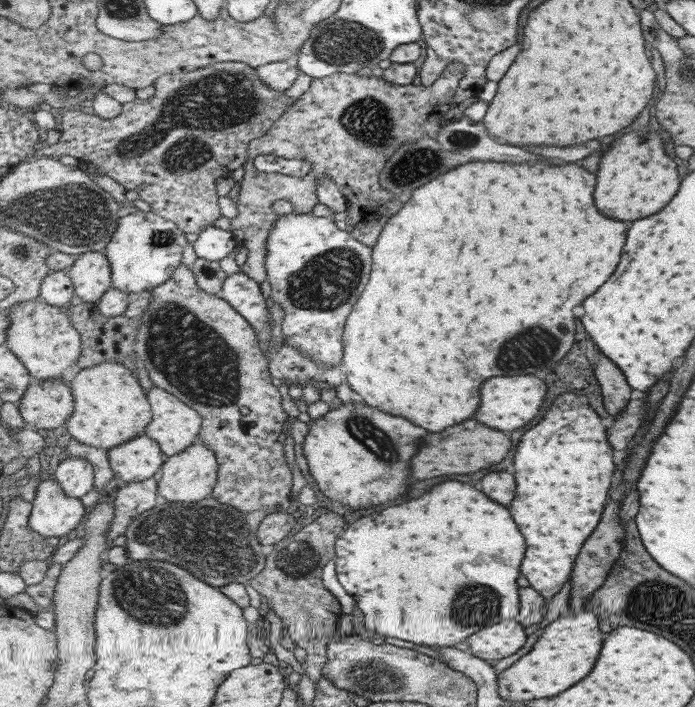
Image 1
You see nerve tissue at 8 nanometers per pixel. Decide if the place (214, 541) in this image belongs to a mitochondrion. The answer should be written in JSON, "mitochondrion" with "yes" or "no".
{"mitochondrion":"yes"}

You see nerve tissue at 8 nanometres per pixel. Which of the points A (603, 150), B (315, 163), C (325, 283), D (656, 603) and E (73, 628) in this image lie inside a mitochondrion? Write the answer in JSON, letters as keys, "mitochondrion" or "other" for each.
{"A":"other","B":"other","C":"mitochondrion","D":"mitochondrion","E":"other"}

